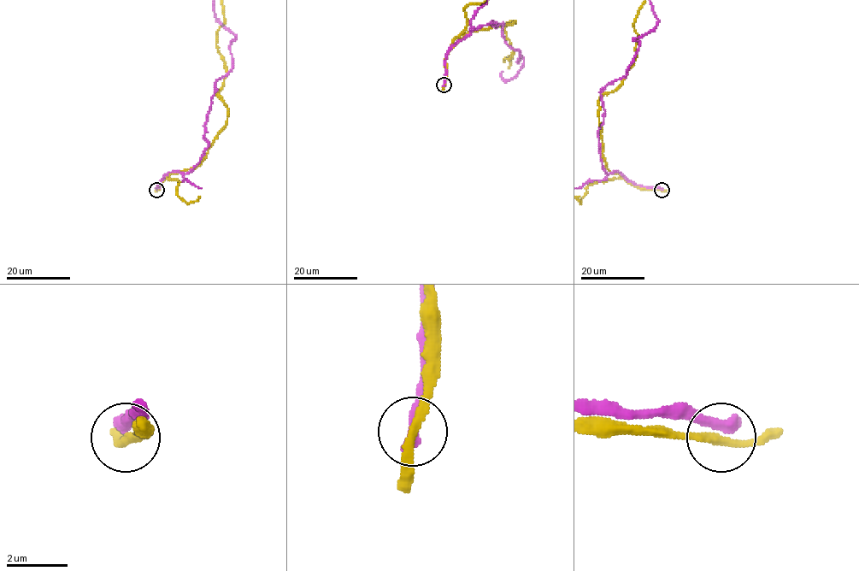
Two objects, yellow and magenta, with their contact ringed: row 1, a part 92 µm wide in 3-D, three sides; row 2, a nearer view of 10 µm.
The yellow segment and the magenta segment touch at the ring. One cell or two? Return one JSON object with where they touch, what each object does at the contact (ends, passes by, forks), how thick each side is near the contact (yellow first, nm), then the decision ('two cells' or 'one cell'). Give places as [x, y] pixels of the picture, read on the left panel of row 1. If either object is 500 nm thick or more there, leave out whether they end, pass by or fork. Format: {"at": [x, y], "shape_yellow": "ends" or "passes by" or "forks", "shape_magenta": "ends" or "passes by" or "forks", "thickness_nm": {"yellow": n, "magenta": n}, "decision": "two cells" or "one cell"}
{"at": [156, 190], "shape_yellow": "passes by", "shape_magenta": "ends", "thickness_nm": {"yellow": 260, "magenta": 420}, "decision": "two cells"}

